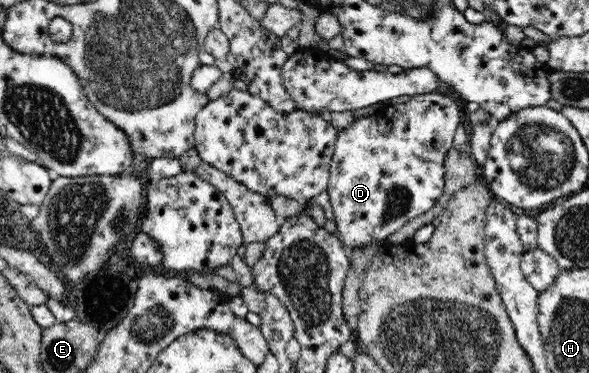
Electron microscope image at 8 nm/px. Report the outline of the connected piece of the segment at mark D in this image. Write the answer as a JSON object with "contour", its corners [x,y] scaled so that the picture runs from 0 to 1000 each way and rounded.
{"contour":[[[725,249],[694,260],[689,273],[679,276],[674,284],[660,282],[649,287],[638,306],[604,322],[596,338],[579,346],[572,357],[572,375],[567,386],[564,432],[560,440],[559,499],[555,515],[562,539],[562,552],[569,563],[569,587],[574,606],[574,630],[584,646],[584,662],[596,676],[599,665],[610,660],[623,660],[633,643],[645,649],[645,657],[657,651],[657,633],[674,622],[681,603],[708,579],[715,579],[718,568],[732,560],[732,552],[742,542],[745,525],[754,512],[754,424],[756,416],[767,399],[767,370],[774,357],[776,340],[791,330],[791,300],[783,292],[783,279],[769,263],[750,249]]]}

